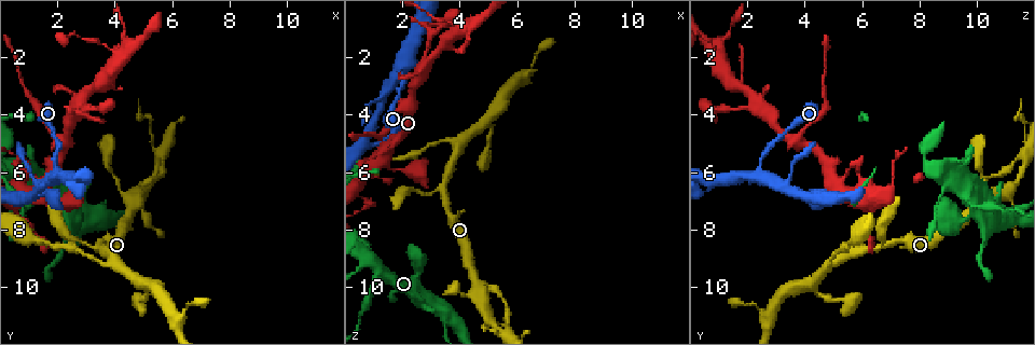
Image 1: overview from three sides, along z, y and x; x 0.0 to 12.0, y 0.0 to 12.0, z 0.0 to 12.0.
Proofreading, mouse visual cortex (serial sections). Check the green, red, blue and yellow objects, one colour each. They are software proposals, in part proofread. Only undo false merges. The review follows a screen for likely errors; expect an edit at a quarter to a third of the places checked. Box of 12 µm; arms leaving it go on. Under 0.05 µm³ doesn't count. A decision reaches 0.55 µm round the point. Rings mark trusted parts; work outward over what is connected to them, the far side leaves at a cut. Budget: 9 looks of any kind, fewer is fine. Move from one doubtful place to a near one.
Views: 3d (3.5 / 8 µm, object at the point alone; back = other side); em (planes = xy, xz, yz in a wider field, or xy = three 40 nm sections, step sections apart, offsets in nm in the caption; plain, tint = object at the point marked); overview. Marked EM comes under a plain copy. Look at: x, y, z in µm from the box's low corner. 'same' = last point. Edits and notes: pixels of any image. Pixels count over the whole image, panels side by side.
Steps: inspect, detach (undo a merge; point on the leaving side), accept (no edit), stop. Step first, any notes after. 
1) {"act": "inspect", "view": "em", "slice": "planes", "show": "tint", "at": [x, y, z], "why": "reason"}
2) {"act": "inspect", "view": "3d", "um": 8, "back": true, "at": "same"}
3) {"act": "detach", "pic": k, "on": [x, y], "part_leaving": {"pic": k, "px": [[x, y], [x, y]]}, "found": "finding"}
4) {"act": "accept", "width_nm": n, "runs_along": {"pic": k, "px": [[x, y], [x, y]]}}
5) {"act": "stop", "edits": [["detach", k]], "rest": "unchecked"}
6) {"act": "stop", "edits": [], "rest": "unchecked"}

{"act": "inspect", "view": "3d", "um": 8, "at": [1.0, 7.2, 9.9], "why": "sharp bend"}

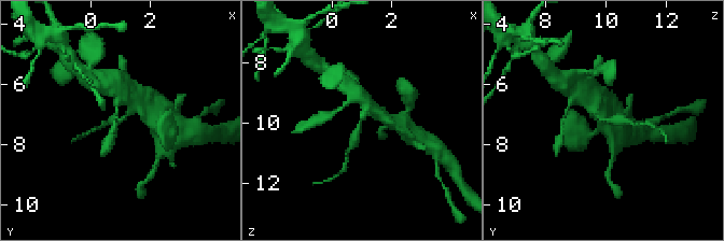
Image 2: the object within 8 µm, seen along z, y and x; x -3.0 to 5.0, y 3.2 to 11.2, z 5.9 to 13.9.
{"act": "inspect", "view": "em", "slice": "xy", "step": 1, "show": "tint", "at": [1.0, 7.2, 9.9], "arm_widths_nm": [300, 400]}

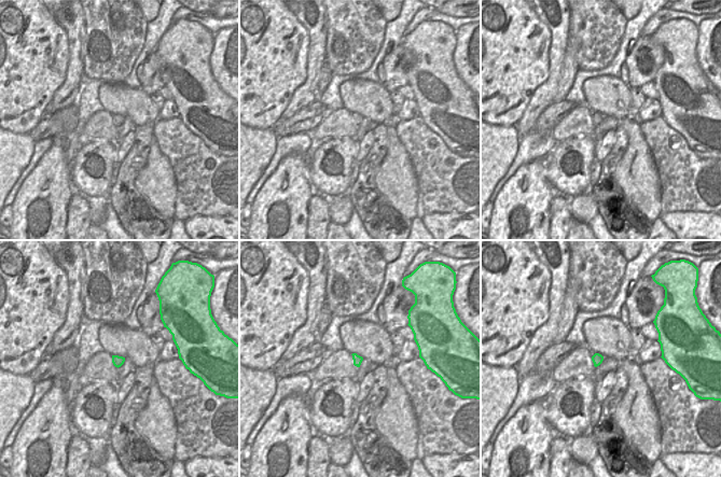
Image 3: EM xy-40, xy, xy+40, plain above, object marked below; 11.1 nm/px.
{"act": "detach", "pic": 2, "on": [356, 136], "part_leaving": {"pic": 2, "px": [[361, 122], [347, 158]]}, "found": "two cells meet here"}

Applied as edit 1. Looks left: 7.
{"act": "inspect", "view": "3d", "um": 8, "back": true, "at": [4.0, 9.0, 5.0], "why": "two arms in line, one across"}

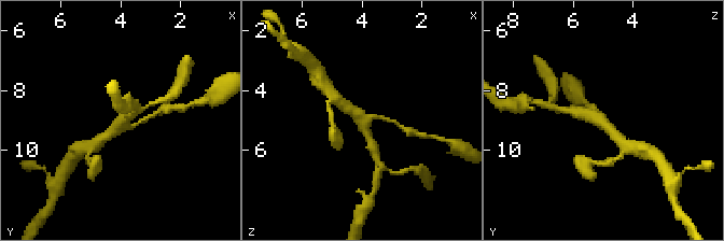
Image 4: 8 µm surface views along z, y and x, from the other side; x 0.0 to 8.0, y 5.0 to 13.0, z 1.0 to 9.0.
{"act": "inspect", "view": "em", "slice": "xy", "step": 3, "show": "tint", "at": [4.1, 9.1, 5.0], "arms": 3, "arm_widths_nm": [150, 300, 350], "why": "need the tissue"}

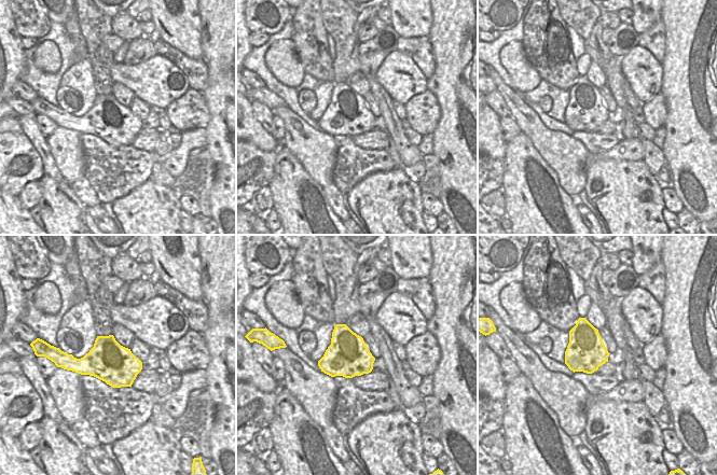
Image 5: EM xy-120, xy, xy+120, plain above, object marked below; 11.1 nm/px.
{"act": "accept", "runs_along": {"pic": 4, "px": [[372, 146], [363, 122], [340, 102]]}, "found": "all the same cell"}

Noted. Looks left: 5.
{"act": "inspect", "view": "3d", "um": 3.5, "at": [6.2, 11.1, 2.7], "why": "a narrow waist"}

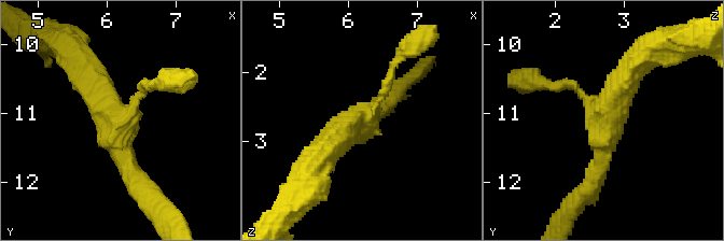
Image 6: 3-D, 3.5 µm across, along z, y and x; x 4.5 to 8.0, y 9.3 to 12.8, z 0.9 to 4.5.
{"act": "inspect", "view": "em", "slice": "xy", "step": 1, "show": "tint", "at": [6.15, 11.05, 2.75], "why": "shape alone is not enough"}

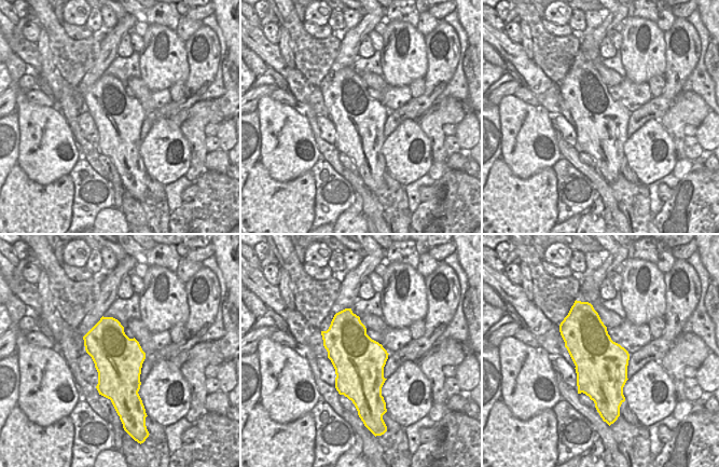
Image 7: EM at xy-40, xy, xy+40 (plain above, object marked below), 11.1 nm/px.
{"act": "accept", "runs_along": {"pic": 6, "px": [[323, 153], [373, 112], [392, 73]]}, "found": "one cell here"}

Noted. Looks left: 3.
{"act": "inspect", "view": "3d", "um": 3.5, "at": [1.5, 4.2, 4.3], "why": "sharp bend"}

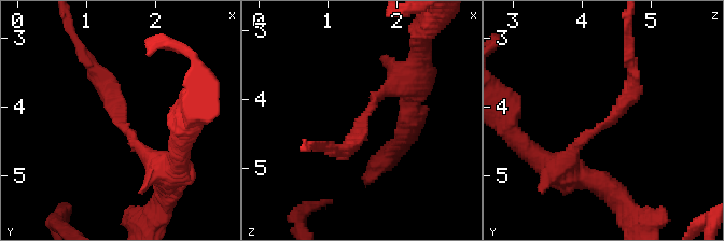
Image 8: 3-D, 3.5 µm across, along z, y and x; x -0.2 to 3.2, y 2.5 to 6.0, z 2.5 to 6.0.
{"act": "inspect", "view": "em", "slice": "xy", "step": 5, "show": "tint", "at": [1.50, 4.30, 4.25], "arm_widths_nm": [250, 300], "why": "shape alone is not enough"}

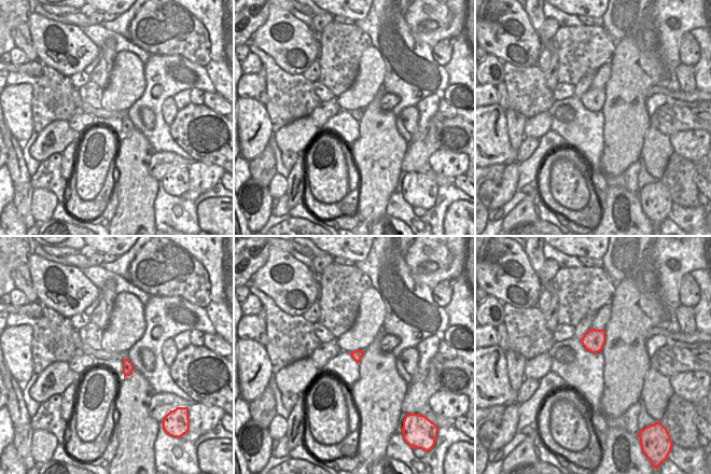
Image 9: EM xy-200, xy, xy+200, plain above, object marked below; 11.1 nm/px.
{"act": "accept", "runs_along": {"pic": 8, "px": [[170, 170], [121, 127], [95, 73]]}, "found": "continuous, no second cell"}

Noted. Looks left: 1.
{"act": "stop", "edits": [["detach", 2]], "rest": "unchecked"}

